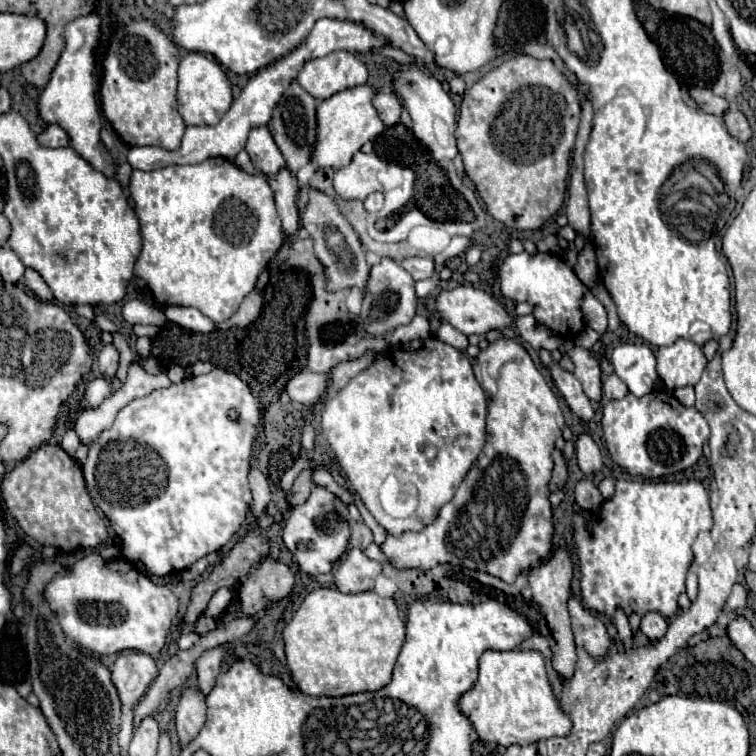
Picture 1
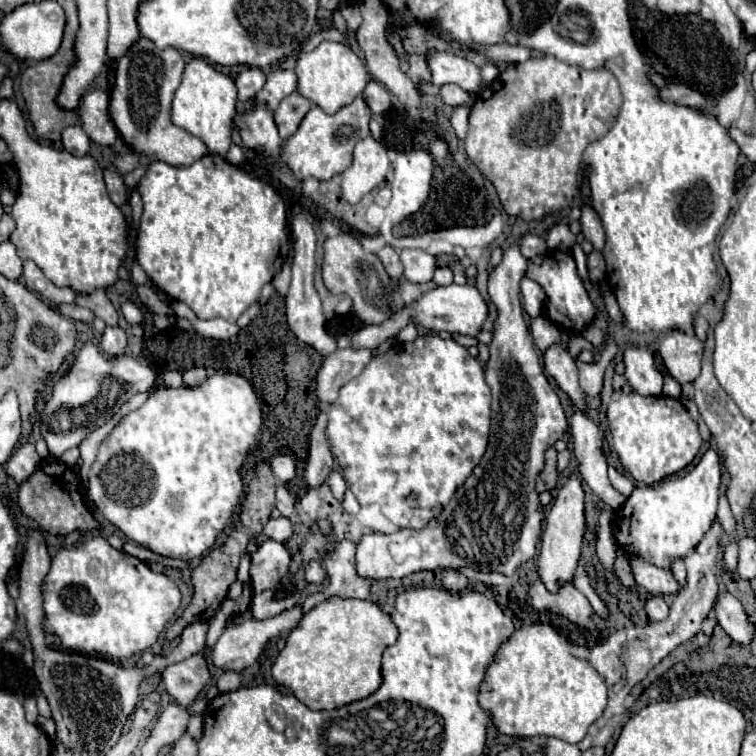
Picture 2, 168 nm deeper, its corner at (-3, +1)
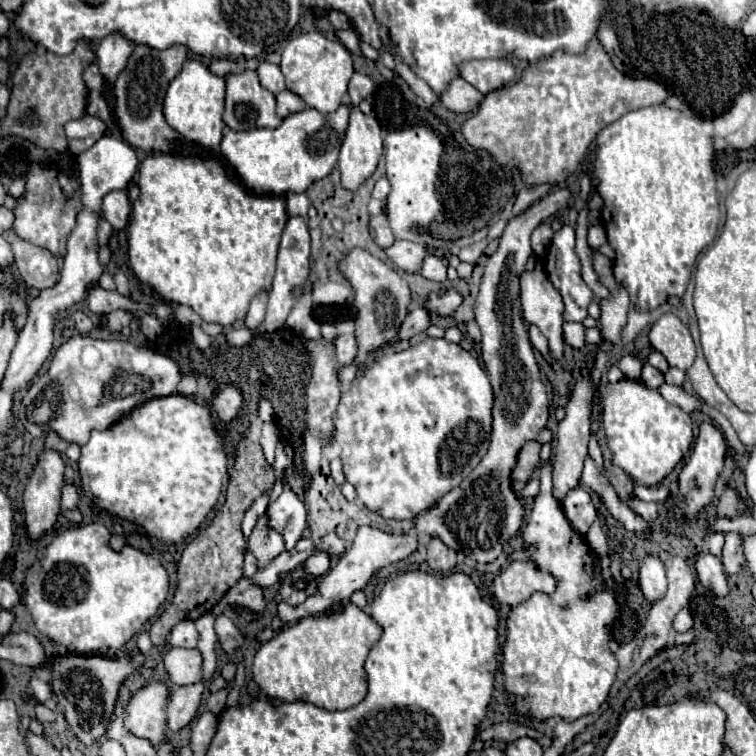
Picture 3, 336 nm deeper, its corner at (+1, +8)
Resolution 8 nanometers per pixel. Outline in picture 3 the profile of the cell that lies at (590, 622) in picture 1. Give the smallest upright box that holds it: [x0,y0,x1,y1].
[491,562,555,606]

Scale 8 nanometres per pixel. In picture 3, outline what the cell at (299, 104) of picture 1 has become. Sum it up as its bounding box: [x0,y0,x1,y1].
[277,90,307,118]

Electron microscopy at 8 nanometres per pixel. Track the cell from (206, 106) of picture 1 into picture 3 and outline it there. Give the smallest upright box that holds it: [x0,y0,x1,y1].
[163,60,225,148]

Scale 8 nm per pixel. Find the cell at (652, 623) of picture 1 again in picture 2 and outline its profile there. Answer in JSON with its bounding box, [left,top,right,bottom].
[645,597,669,621]

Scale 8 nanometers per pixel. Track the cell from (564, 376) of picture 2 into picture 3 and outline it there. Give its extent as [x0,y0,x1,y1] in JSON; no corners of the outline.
[519,270,563,358]

